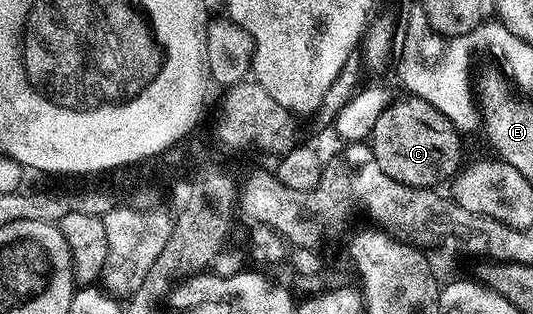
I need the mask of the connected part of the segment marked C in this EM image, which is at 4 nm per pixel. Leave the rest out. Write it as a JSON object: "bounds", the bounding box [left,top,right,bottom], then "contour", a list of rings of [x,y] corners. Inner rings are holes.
{"bounds":[371,96,462,188],"contour":[[[406,96],[406,101],[397,99],[389,105],[377,119],[371,134],[373,153],[371,159],[387,173],[389,178],[397,181],[402,187],[425,188],[440,186],[440,181],[448,182],[462,168],[461,137],[458,126],[454,125],[437,110],[419,97]]]}

